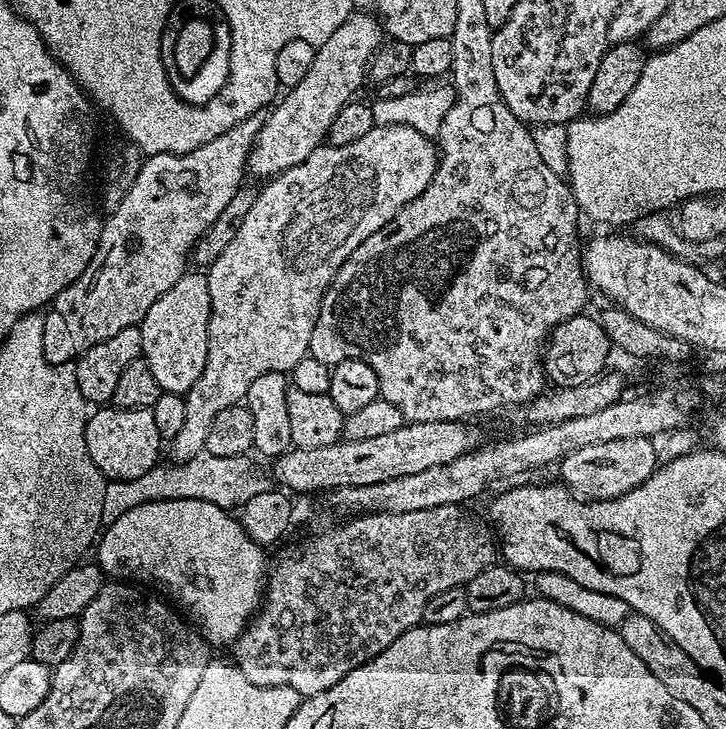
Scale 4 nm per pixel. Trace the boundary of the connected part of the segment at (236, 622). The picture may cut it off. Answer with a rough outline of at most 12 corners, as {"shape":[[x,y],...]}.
{"shape":[[146,502],[103,529],[109,577],[157,584],[209,645],[244,633],[263,547],[229,509]]}

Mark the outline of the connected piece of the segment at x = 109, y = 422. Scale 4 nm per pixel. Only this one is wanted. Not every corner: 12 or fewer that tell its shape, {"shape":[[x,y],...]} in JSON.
{"shape":[[100,406],[84,445],[108,480],[142,478],[162,441],[150,408]]}

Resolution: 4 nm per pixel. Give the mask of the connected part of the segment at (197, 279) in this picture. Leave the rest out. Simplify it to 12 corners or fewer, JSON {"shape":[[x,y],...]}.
{"shape":[[184,276],[138,325],[161,392],[206,366],[210,286]]}

